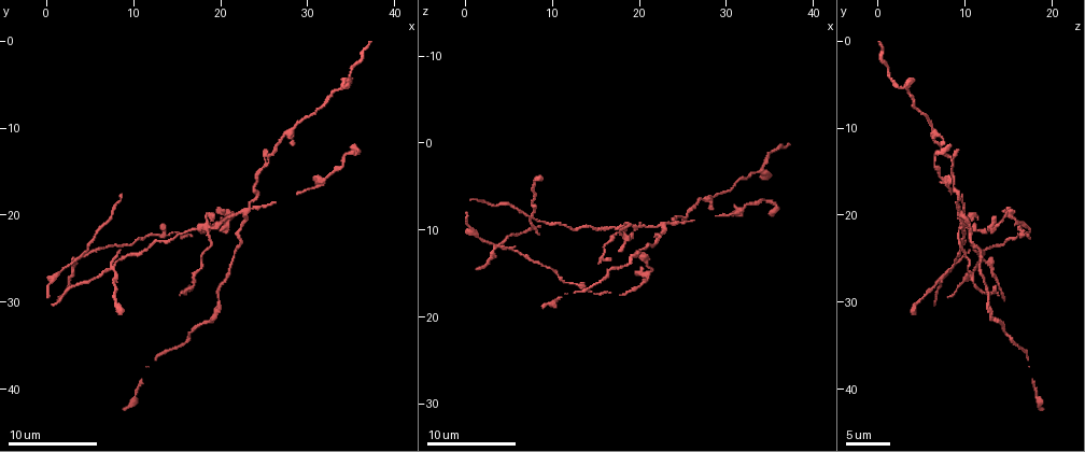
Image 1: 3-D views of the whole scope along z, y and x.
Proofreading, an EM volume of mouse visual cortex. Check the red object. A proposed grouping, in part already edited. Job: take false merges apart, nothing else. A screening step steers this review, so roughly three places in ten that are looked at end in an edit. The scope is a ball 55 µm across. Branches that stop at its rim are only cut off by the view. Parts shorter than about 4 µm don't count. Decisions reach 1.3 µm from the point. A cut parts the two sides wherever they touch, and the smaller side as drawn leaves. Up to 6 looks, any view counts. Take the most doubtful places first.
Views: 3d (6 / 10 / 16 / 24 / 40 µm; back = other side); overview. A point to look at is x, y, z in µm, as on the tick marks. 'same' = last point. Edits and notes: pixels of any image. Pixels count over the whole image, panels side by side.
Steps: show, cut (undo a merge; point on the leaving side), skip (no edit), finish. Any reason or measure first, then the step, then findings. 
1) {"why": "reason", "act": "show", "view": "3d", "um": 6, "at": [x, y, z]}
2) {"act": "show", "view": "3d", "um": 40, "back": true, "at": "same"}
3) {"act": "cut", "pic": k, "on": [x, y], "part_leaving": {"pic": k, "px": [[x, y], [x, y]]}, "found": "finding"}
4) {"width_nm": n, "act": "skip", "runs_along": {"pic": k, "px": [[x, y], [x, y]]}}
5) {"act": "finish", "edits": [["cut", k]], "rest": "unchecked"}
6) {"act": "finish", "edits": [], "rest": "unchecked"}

{"why": "arms run side by side", "act": "show", "view": "3d", "um": 10, "at": [7.6, 26.2, 8.4]}

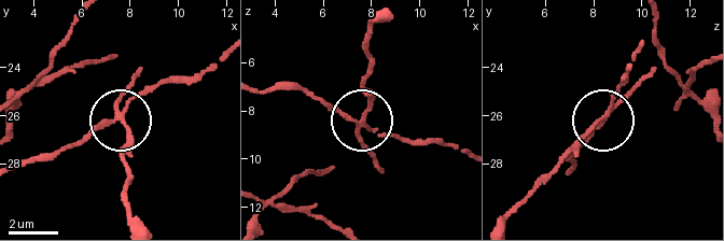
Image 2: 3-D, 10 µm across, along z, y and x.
{"act": "show", "view": "3d", "um": 6, "at": [7.6, 26.1, 8.5]}

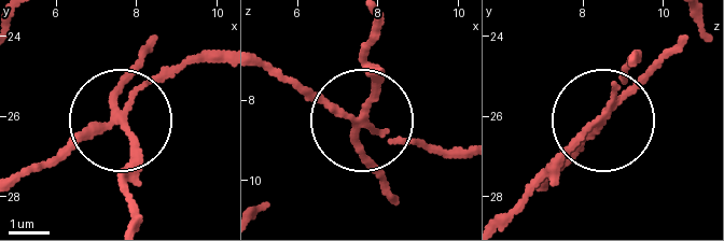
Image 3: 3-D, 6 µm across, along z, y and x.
{"arms": 4, "act": "cut", "pic": 3, "on": [136, 165], "part_leaving": {"pic": 3, "px": [[116, 118], [134, 146], [134, 218]]}, "found": "two cells meet here"}

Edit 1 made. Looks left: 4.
{"why": "four-way junction", "act": "show", "view": "3d", "um": 6, "at": [3.4, 25.2, 12.0]}

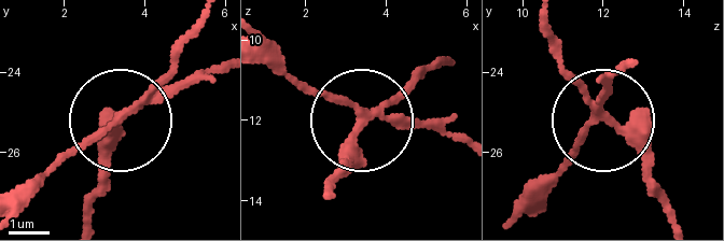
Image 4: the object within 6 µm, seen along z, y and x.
{"width_nm": 210, "act": "cut", "pic": 4, "on": [653, 128], "found": "a second cell is stuck on"}

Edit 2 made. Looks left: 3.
{"act": "show", "view": "3d", "um": 16, "at": [23.0, 20.0, 9.6]}

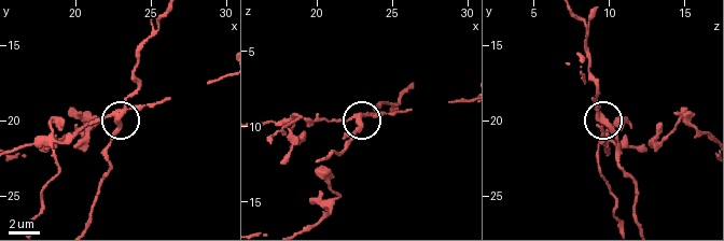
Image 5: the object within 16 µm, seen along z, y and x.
{"arms": 4, "act": "skip", "runs_along": {"pic": 5, "px": [[21, 149], [67, 141], [89, 124], [120, 118], [139, 81]]}, "found": "continuous, no second cell"}

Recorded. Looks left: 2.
{"act": "finish", "edits": [["cut", 3], ["cut", 4]], "rest": "unchecked"}

